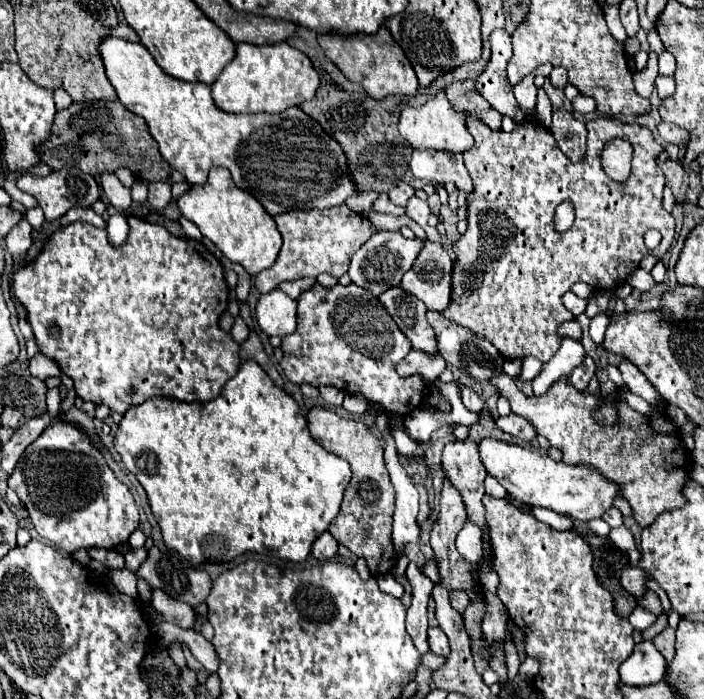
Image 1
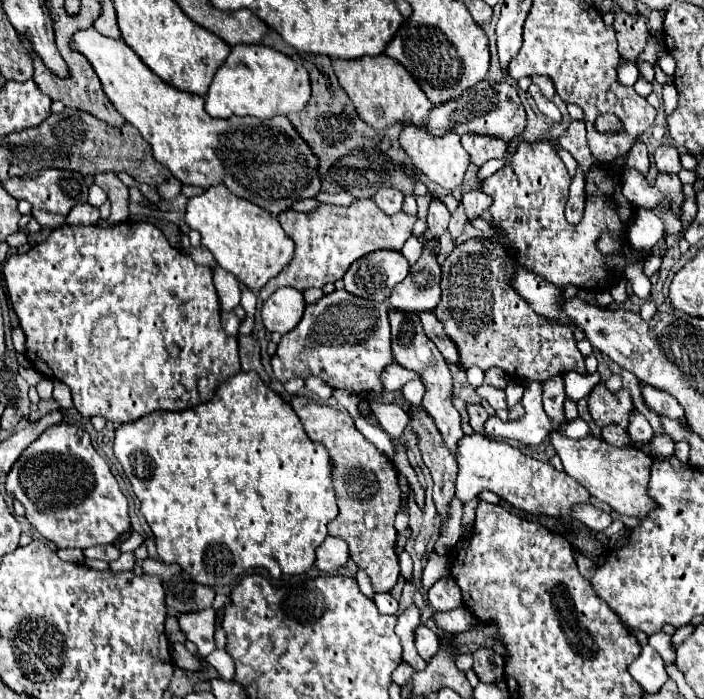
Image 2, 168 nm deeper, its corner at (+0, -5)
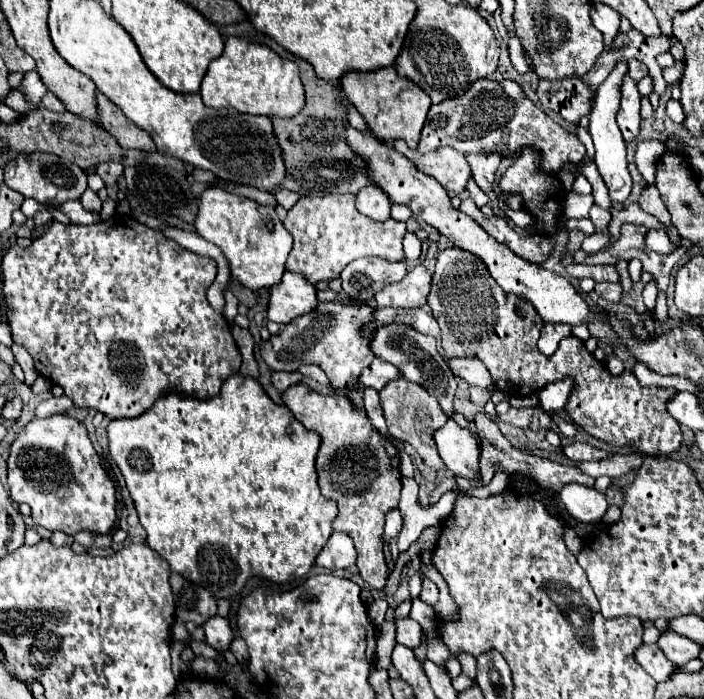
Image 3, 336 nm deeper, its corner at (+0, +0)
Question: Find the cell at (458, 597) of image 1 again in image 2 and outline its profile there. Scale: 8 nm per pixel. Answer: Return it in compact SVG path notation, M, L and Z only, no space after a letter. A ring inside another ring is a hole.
M440 578L430 590L428 590L428 600L438 612L450 612L456 608L462 608L462 592L458 590L458 584L448 578Z

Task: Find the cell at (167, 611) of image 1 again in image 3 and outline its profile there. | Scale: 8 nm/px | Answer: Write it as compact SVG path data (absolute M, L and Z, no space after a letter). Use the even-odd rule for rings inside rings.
M212 617L204 625L206 631L206 643L212 645L218 651L228 651L234 641L234 631L230 627L230 621L224 617Z

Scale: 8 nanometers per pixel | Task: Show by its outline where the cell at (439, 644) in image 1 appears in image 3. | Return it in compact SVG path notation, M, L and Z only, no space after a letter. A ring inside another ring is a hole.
M398 619L396 621L396 641L404 647L416 649L420 645L422 627L414 619Z

